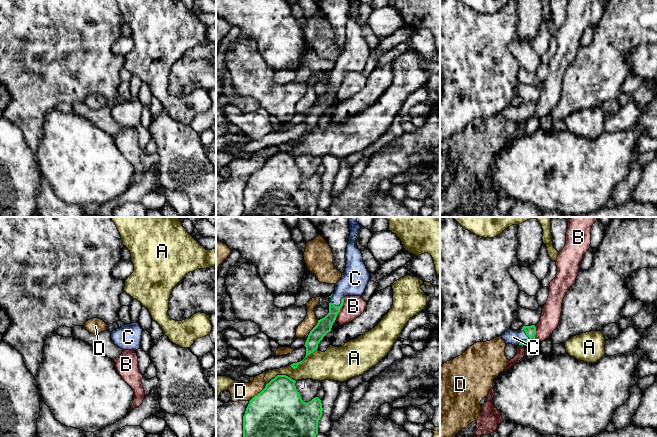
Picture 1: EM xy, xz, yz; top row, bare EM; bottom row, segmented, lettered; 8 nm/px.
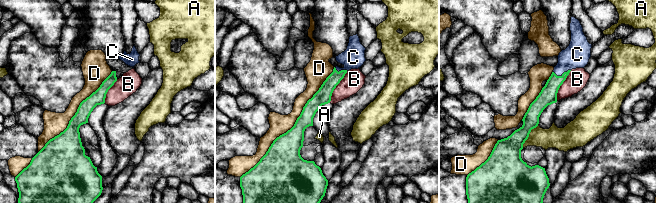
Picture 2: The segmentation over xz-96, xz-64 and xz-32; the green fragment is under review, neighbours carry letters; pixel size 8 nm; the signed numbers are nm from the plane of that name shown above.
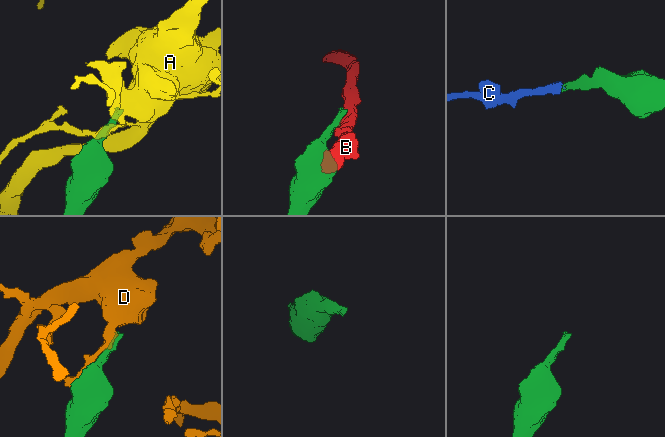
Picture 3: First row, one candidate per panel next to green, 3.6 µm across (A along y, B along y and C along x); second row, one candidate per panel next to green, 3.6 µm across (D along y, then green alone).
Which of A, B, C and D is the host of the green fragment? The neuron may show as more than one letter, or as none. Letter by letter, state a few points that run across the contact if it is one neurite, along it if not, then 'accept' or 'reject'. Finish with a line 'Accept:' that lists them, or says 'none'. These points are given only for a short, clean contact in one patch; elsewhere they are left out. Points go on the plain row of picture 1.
A: reject
B: xz (344, 74), (343, 81), (335, 95) | reject
C: yz (530, 107), (528, 115), (513, 113) | accept
D: reject
Accept: C

